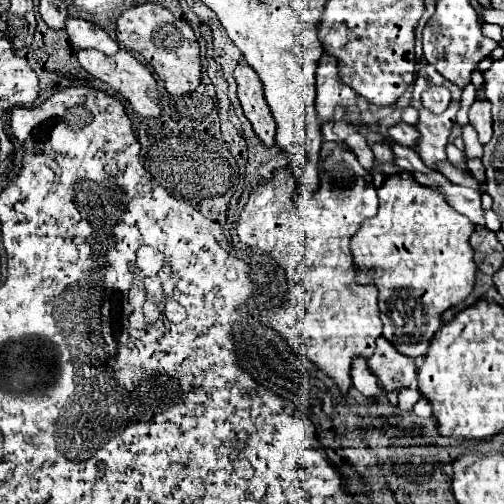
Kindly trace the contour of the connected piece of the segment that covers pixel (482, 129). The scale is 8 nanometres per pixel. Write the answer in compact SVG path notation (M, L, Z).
M476 98L470 108L470 124L478 132L478 140L482 144L488 144L492 138L492 104L488 104L486 98Z

